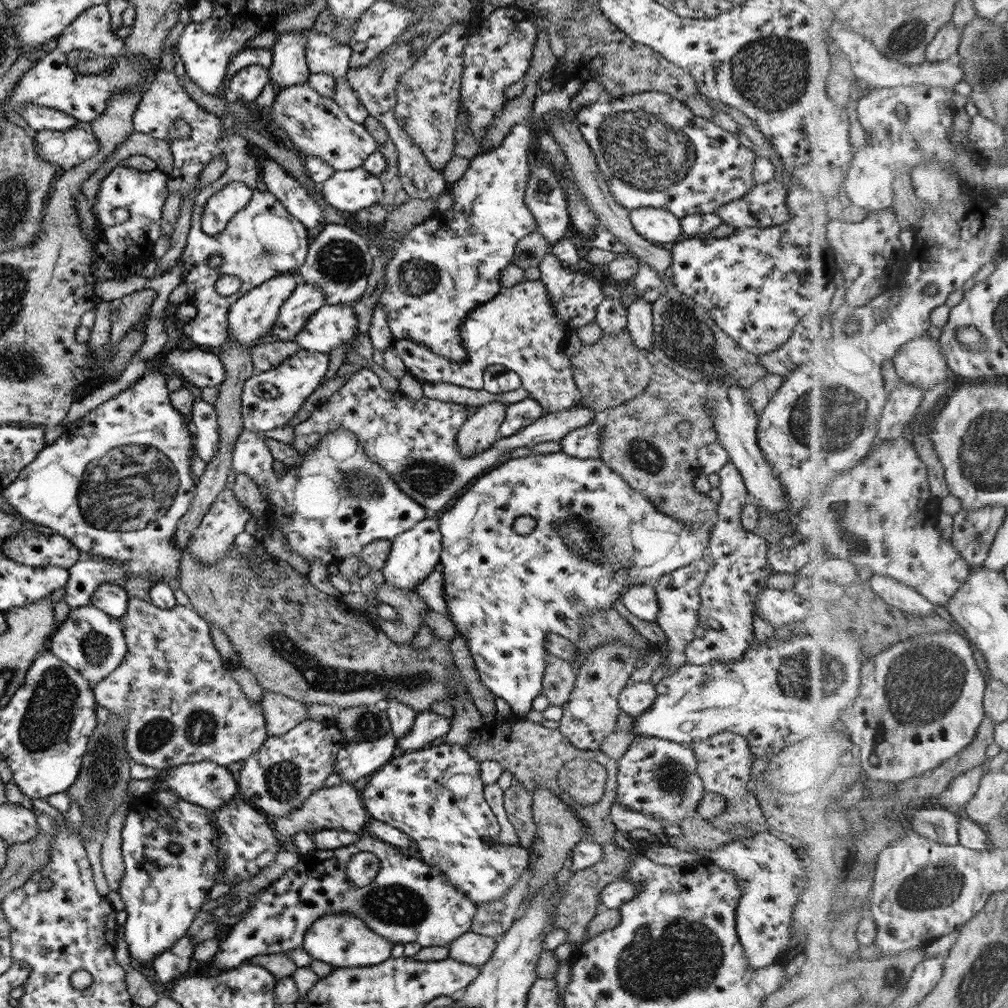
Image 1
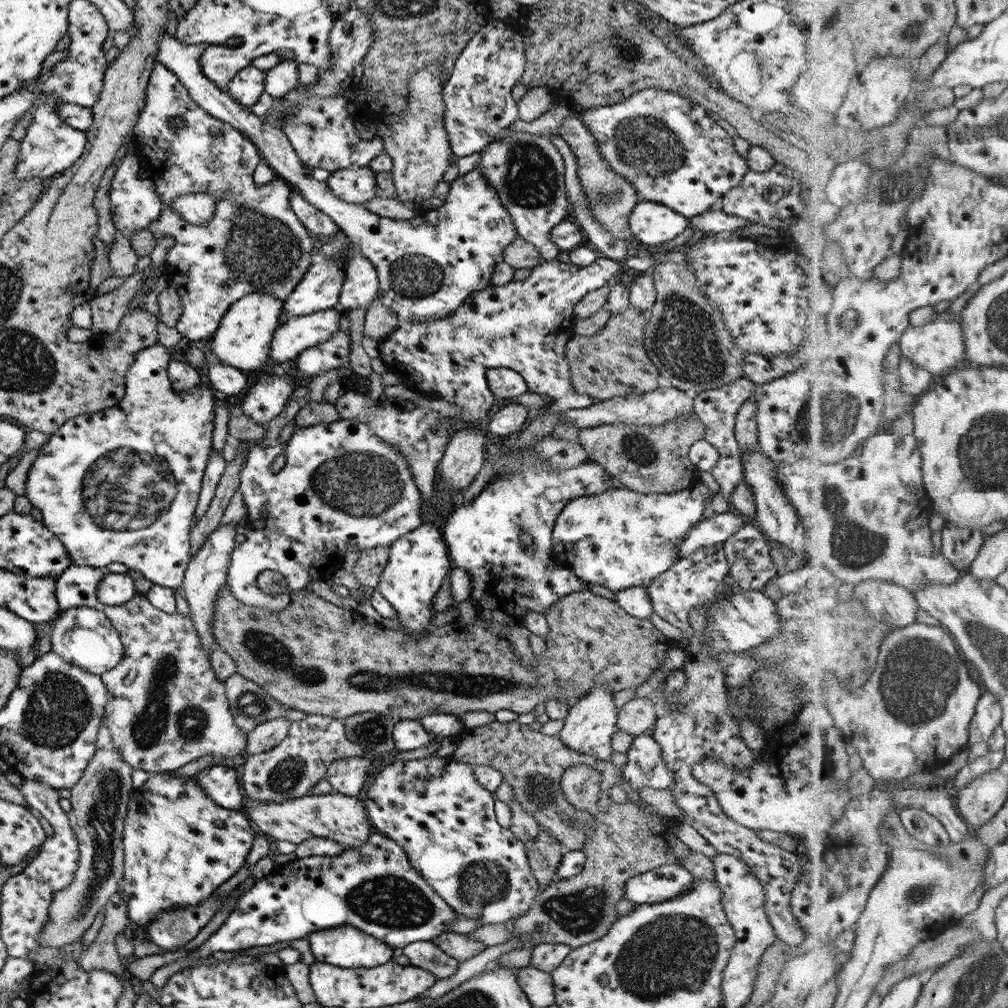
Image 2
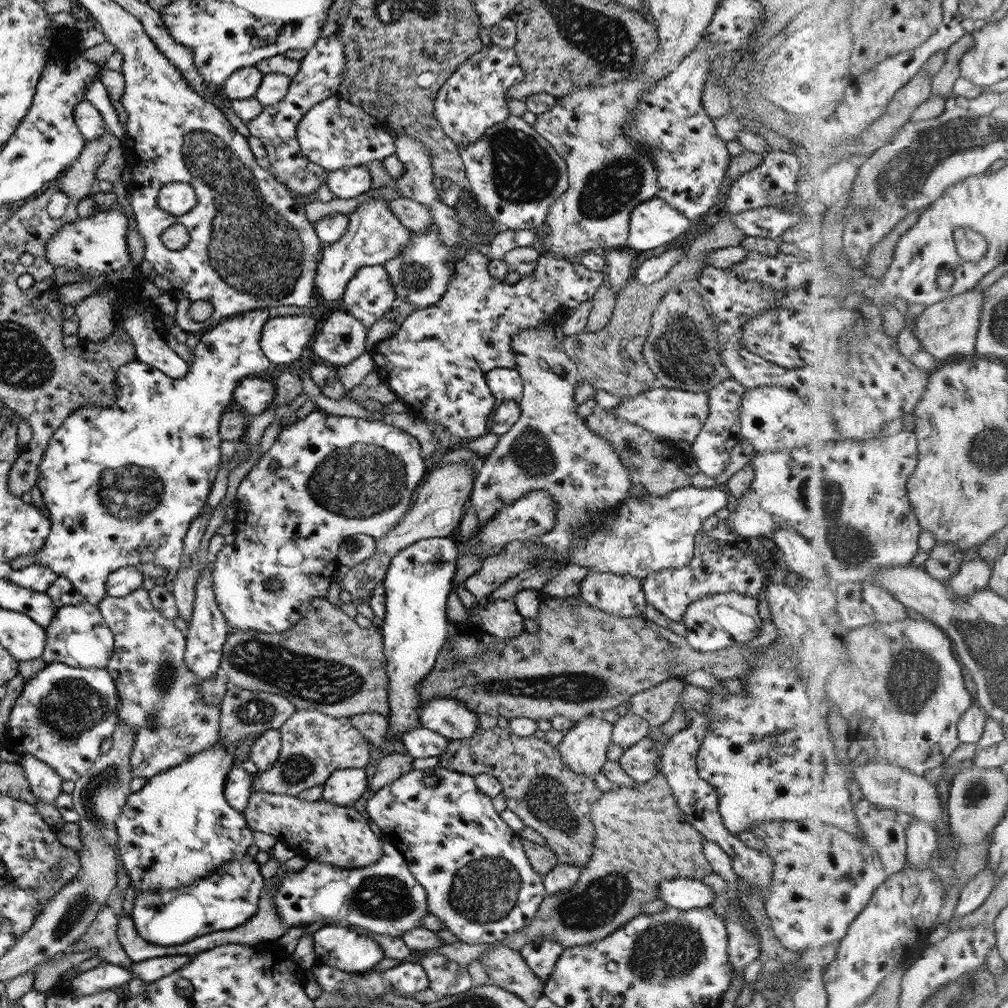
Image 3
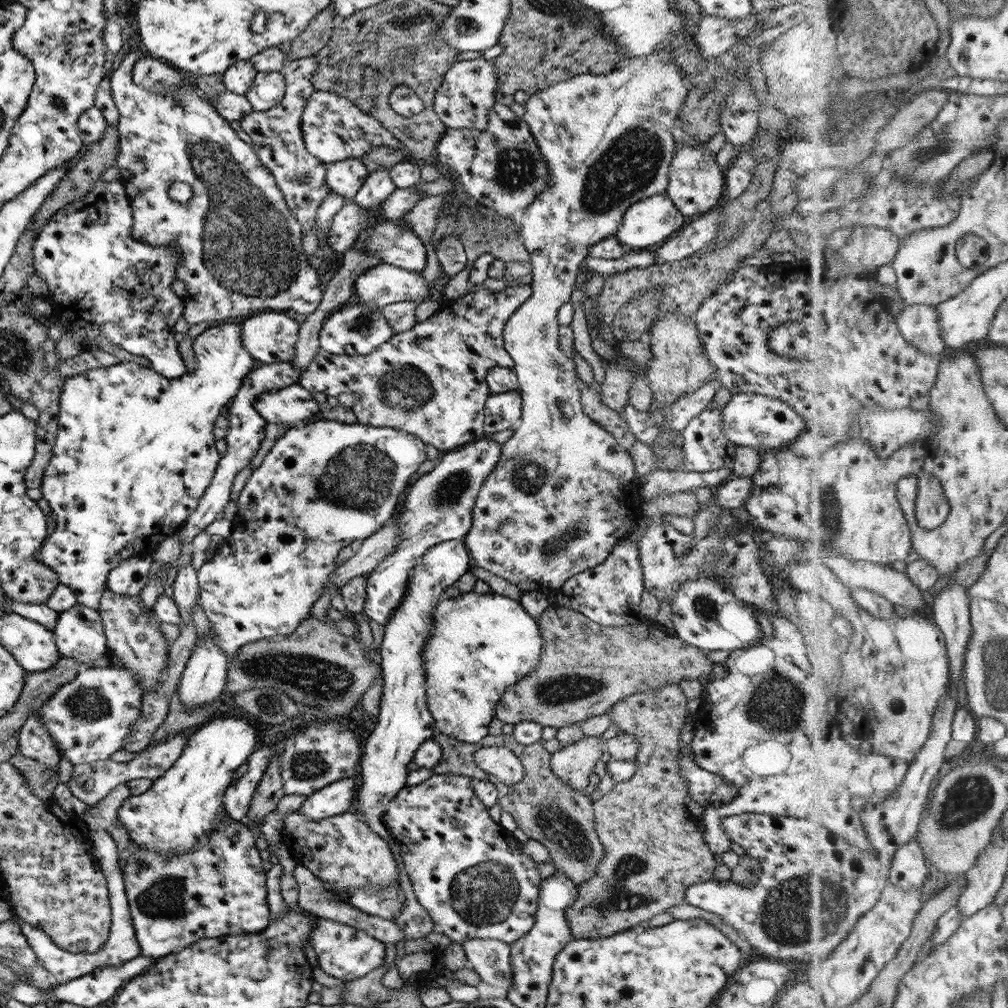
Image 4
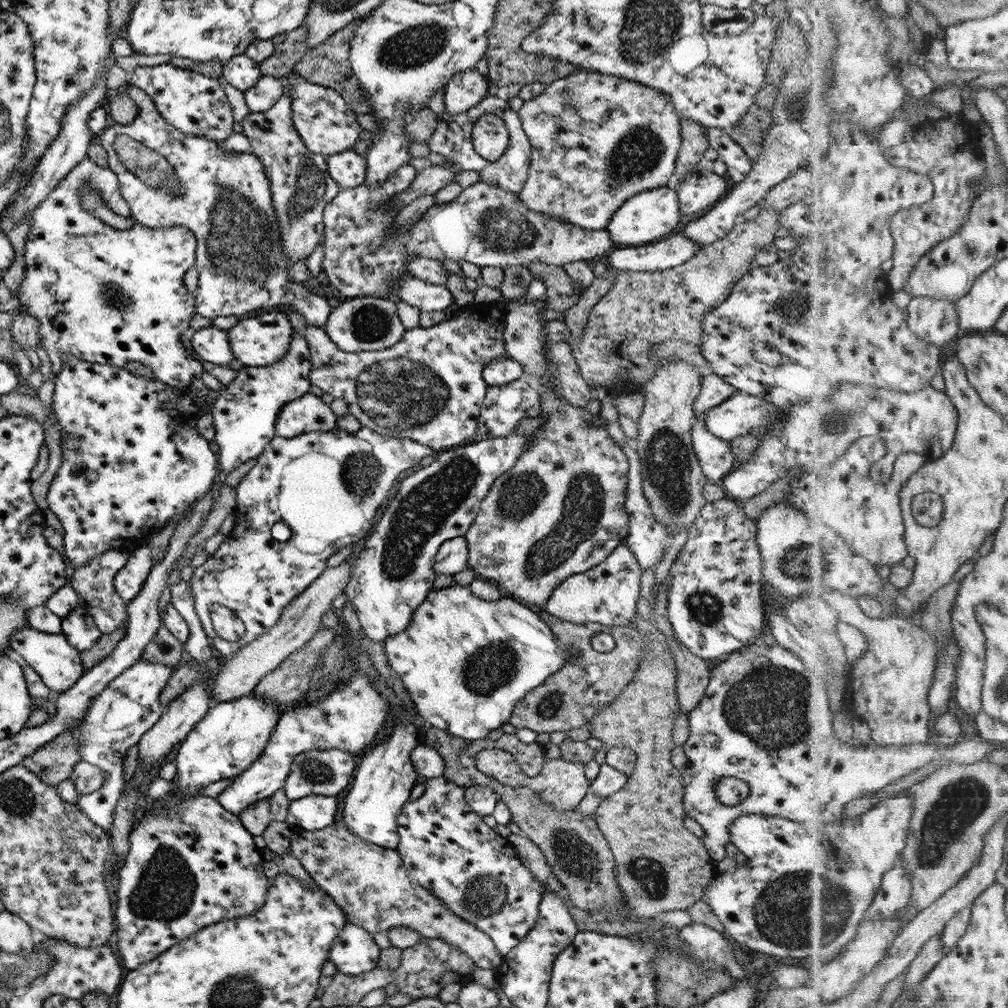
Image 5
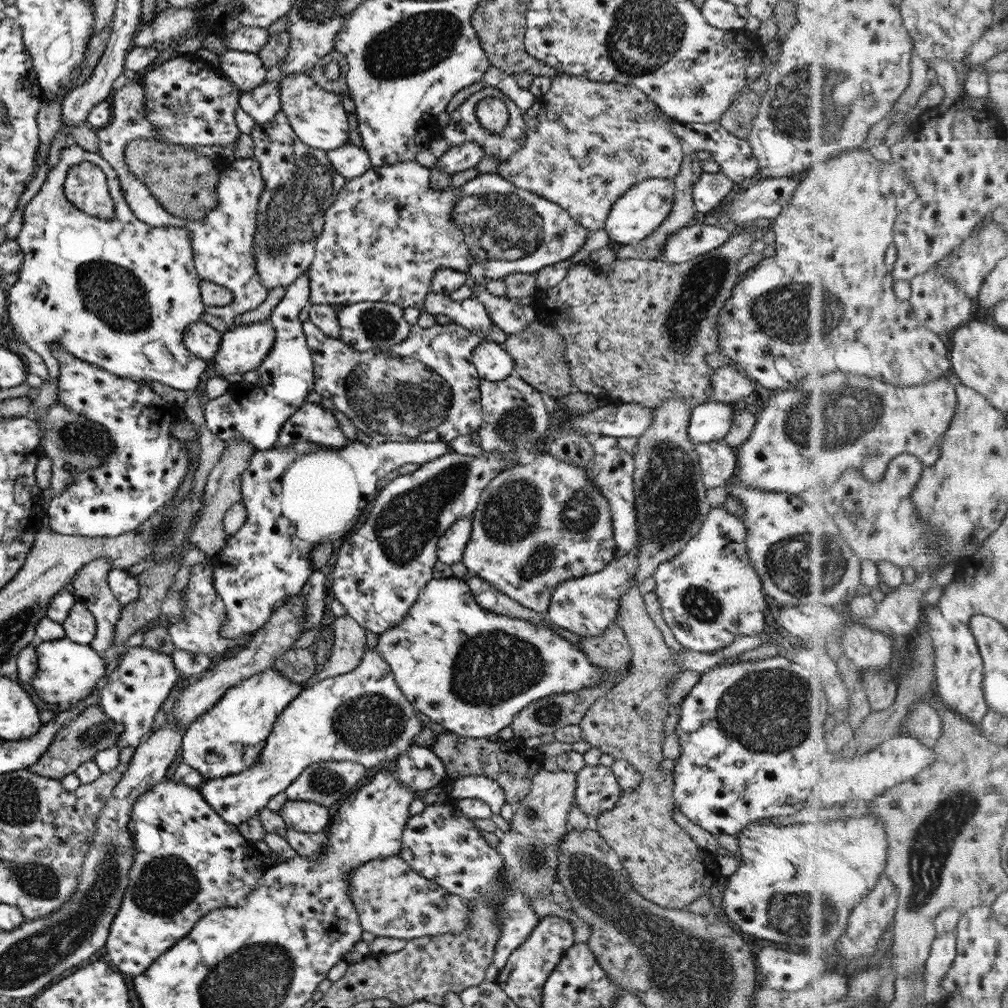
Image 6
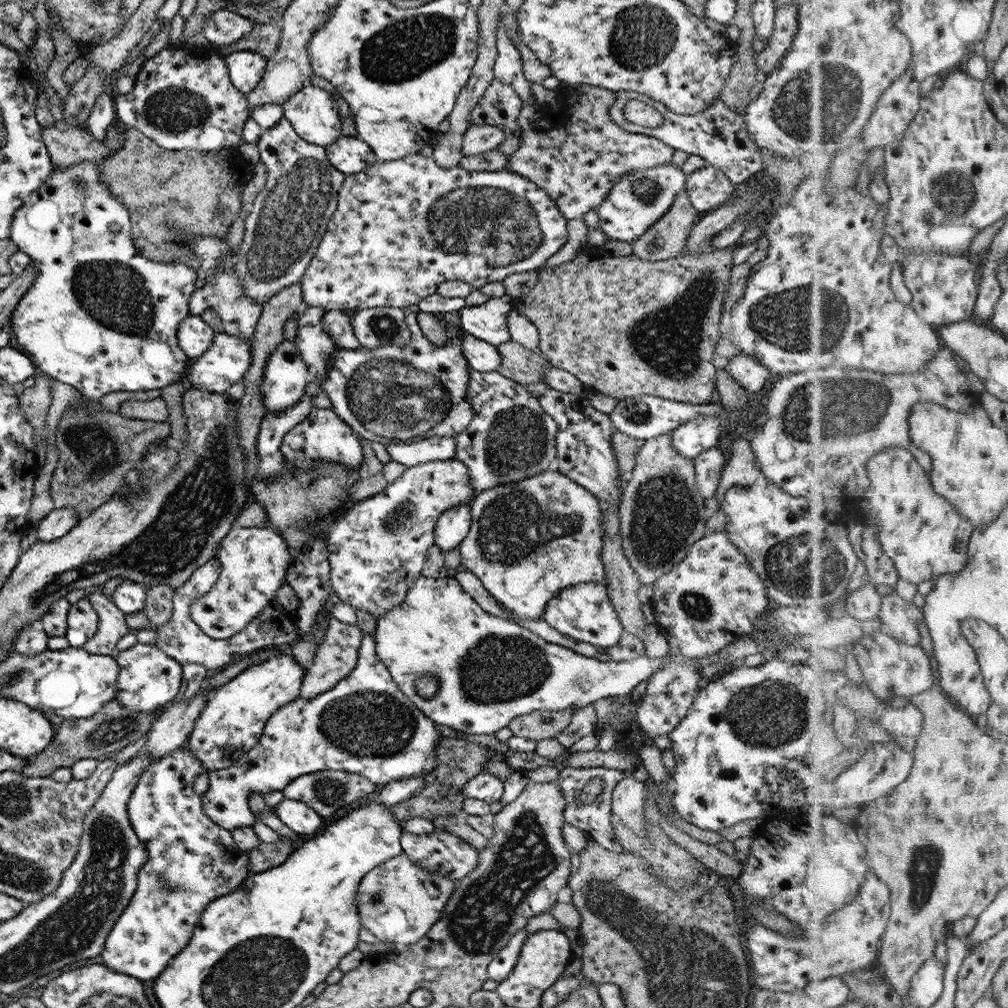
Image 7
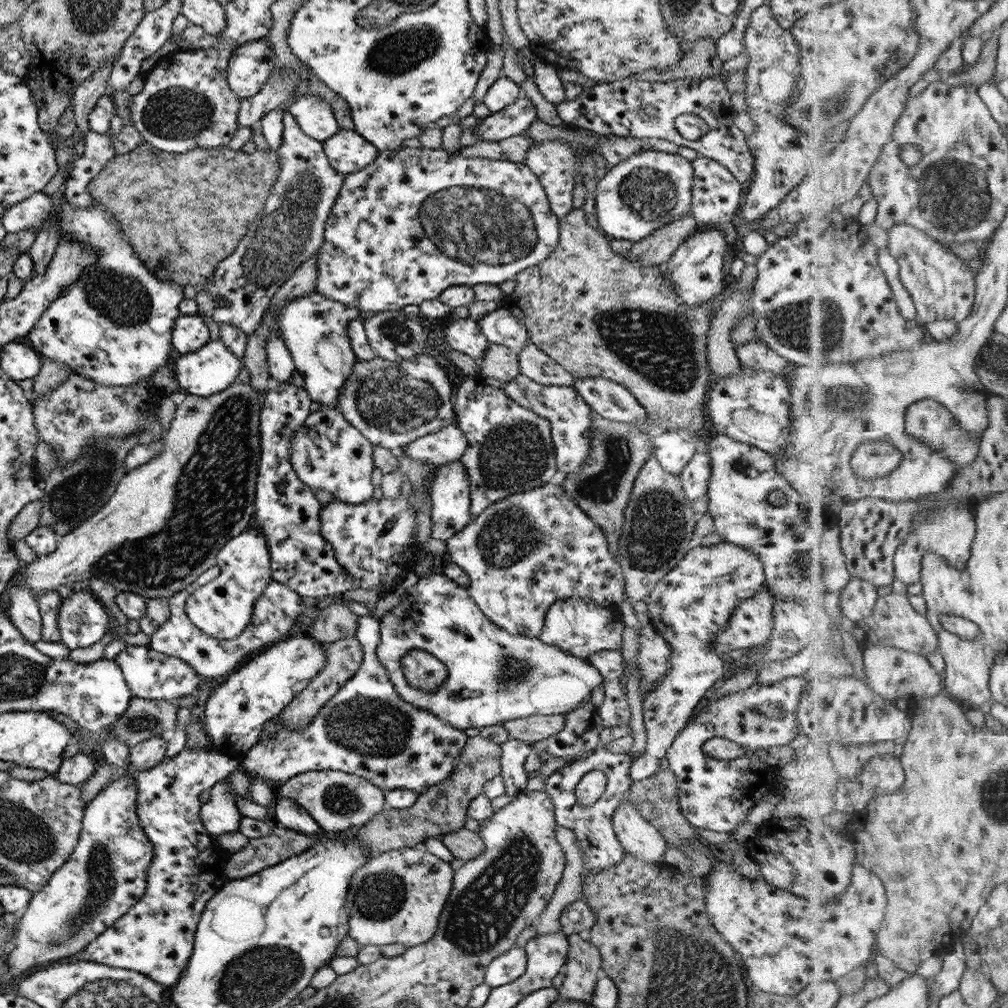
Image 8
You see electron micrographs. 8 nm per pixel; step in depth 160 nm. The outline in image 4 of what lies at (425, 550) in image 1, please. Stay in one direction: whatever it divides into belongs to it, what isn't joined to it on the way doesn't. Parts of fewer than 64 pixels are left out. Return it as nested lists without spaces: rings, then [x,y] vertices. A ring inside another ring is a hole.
[[[451,539],[441,541],[427,549],[419,560],[414,564],[409,579],[406,580],[405,596],[403,602],[397,606],[397,610],[391,615],[391,620],[387,622],[383,640],[379,646],[379,657],[381,658],[380,674],[382,680],[382,690],[378,704],[378,716],[376,723],[371,730],[371,734],[365,740],[364,750],[362,752],[360,770],[361,785],[357,786],[357,802],[355,814],[359,814],[363,821],[373,833],[377,834],[385,842],[392,842],[390,832],[386,824],[382,821],[382,814],[385,812],[387,802],[393,798],[393,795],[405,786],[405,777],[409,772],[405,769],[407,763],[412,760],[413,753],[419,746],[435,735],[434,722],[430,712],[427,710],[425,698],[425,672],[421,666],[421,653],[431,631],[431,611],[435,609],[437,601],[441,600],[441,594],[446,588],[449,588],[455,580],[470,568],[471,560],[466,546],[462,539]]]

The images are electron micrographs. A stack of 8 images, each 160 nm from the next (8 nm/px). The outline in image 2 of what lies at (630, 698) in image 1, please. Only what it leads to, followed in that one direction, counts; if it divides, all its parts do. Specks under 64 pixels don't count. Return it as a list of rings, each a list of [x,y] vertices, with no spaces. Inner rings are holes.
[[[633,697],[618,708],[616,731],[626,733],[633,738],[643,735],[645,730],[653,728],[658,715],[649,697]]]

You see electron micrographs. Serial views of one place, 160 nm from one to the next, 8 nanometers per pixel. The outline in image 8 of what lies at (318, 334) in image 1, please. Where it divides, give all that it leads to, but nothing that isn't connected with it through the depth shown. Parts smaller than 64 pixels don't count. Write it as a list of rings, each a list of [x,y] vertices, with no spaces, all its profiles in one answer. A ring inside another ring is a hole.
[[[219,339],[209,341],[193,352],[175,354],[171,364],[172,373],[182,392],[196,396],[211,396],[233,383],[242,366],[237,358]]]

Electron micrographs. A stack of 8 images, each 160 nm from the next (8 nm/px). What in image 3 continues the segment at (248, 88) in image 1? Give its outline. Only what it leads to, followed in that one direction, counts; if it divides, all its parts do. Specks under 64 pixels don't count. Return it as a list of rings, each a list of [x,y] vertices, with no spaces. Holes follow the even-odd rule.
[[[254,66],[238,68],[222,82],[222,94],[229,100],[251,98],[256,93],[262,75]]]

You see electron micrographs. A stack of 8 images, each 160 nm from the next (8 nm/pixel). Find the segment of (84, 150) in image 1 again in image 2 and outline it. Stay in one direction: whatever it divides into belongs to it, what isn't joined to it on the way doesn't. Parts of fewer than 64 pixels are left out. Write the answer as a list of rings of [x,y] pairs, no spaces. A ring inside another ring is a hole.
[[[56,96],[46,98],[44,102],[34,108],[32,120],[25,129],[23,139],[20,140],[19,153],[15,156],[15,170],[13,176],[21,182],[41,178],[48,181],[60,174],[69,165],[73,165],[83,149],[85,149],[86,136],[83,131],[73,129],[59,120],[55,115],[55,107],[61,102]]]

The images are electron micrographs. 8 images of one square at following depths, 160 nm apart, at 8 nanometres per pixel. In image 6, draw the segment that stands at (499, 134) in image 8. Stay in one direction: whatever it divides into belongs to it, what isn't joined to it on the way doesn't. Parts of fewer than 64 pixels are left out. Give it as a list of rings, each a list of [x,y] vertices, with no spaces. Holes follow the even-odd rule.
[[[463,143],[460,146],[449,147],[445,154],[437,158],[434,166],[440,172],[447,172],[447,175],[453,175],[476,165],[483,156],[483,149],[477,143]]]

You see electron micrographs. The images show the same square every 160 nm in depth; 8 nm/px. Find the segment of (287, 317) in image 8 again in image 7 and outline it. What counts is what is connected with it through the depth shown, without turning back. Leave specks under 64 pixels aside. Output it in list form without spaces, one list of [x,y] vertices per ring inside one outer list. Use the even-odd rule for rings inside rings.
[[[304,305],[298,310],[297,333],[293,342],[313,380],[320,379],[325,374],[326,366],[330,365],[328,358],[337,349],[320,325],[325,311],[322,306]]]

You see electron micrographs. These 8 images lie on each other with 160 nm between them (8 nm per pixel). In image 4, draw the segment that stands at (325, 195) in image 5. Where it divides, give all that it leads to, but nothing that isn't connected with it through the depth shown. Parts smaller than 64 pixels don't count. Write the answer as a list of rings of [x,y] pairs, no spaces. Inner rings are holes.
[[[315,57],[295,59],[287,63],[281,71],[284,76],[284,95],[278,104],[264,112],[252,111],[244,115],[239,122],[241,131],[251,140],[251,150],[273,176],[281,198],[286,202],[292,217],[299,222],[303,235],[311,228],[316,228],[316,210],[321,201],[327,198],[327,194],[331,193],[325,183],[326,165],[305,151],[299,130],[305,102],[315,89],[311,77],[316,68],[318,64]]]

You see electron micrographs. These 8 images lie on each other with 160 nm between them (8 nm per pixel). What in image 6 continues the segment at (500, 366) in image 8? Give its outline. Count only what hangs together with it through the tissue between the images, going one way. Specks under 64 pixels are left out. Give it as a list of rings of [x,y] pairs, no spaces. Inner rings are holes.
[[[535,320],[529,323],[525,330],[507,335],[501,346],[513,359],[512,374],[523,379],[535,390],[545,392],[555,399],[565,397],[575,391],[568,373],[568,364],[564,359],[562,338],[558,330],[551,325]]]

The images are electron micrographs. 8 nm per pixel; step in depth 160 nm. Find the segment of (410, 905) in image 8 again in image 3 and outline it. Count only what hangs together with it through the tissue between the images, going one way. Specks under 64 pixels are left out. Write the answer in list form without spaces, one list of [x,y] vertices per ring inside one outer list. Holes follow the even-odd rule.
[[[253,790],[241,813],[251,830],[275,837],[289,846],[296,856],[302,856],[308,861],[327,863],[327,866],[333,866],[337,870],[355,870],[370,865],[382,853],[379,835],[371,828],[359,806],[339,806],[321,799],[307,802],[297,797]],[[497,944],[479,958],[479,962],[484,966],[489,983],[515,994],[522,1001],[531,1004],[542,995],[542,982],[523,962],[519,951]]]

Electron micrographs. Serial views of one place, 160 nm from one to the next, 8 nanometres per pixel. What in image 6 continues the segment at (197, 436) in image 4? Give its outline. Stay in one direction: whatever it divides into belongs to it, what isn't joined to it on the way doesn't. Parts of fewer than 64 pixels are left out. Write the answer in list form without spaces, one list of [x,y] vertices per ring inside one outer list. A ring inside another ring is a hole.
[[[198,320],[187,326],[183,333],[182,341],[185,348],[204,361],[211,361],[218,350],[222,334],[206,323]],[[57,343],[50,346],[58,362],[59,374],[56,381],[57,404],[73,414],[80,414],[91,422],[99,423],[108,434],[110,453],[96,467],[75,475],[69,485],[56,497],[48,501],[45,515],[51,531],[68,537],[113,537],[135,530],[156,510],[159,510],[175,495],[183,476],[189,470],[190,454],[182,441],[171,436],[175,407],[159,398],[146,384],[116,377],[99,367],[80,361]]]

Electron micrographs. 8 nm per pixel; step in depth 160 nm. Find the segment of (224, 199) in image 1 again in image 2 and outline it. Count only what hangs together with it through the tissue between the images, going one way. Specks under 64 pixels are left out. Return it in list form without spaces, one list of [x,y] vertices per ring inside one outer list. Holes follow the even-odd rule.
[[[211,194],[179,195],[169,202],[169,209],[177,211],[189,224],[201,226],[211,220],[216,205],[214,200]]]

